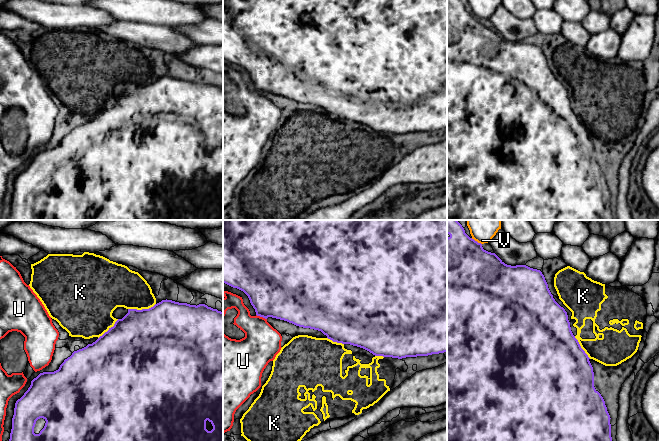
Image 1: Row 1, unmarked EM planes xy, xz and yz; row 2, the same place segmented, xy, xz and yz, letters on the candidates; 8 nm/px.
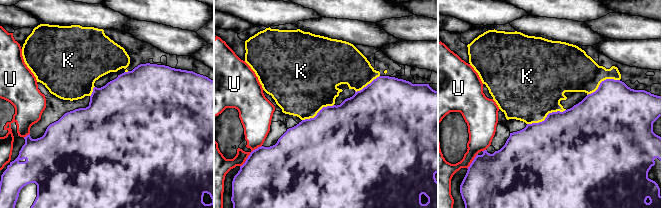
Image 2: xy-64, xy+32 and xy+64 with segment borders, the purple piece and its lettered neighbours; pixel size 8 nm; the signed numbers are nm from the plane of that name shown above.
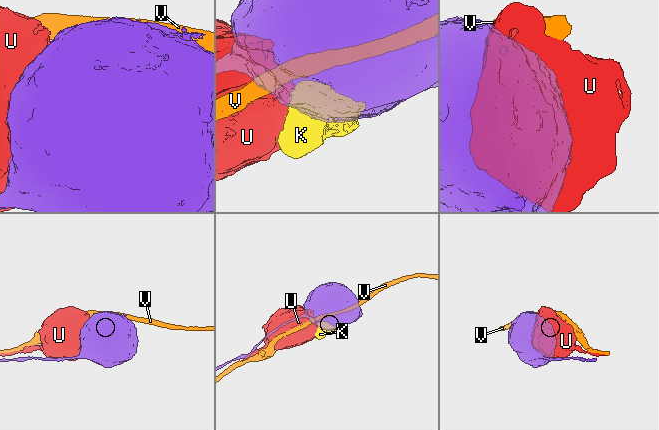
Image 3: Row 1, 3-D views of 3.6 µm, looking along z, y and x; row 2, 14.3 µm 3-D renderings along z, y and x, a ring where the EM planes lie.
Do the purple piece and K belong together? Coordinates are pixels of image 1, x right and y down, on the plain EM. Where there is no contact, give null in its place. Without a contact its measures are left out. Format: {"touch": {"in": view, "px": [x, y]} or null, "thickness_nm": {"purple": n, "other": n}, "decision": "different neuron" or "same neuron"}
{"touch": {"in": "xy", "px": [142, 85]}, "thickness_nm": {"purple": 500, "other": 320}, "decision": "same neuron"}

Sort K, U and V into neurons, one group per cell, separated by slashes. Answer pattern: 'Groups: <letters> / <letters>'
Groups: K / U / V

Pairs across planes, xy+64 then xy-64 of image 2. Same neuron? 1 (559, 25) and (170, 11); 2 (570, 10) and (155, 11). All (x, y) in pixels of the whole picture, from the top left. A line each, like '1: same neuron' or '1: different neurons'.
1: different neurons
2: same neuron

